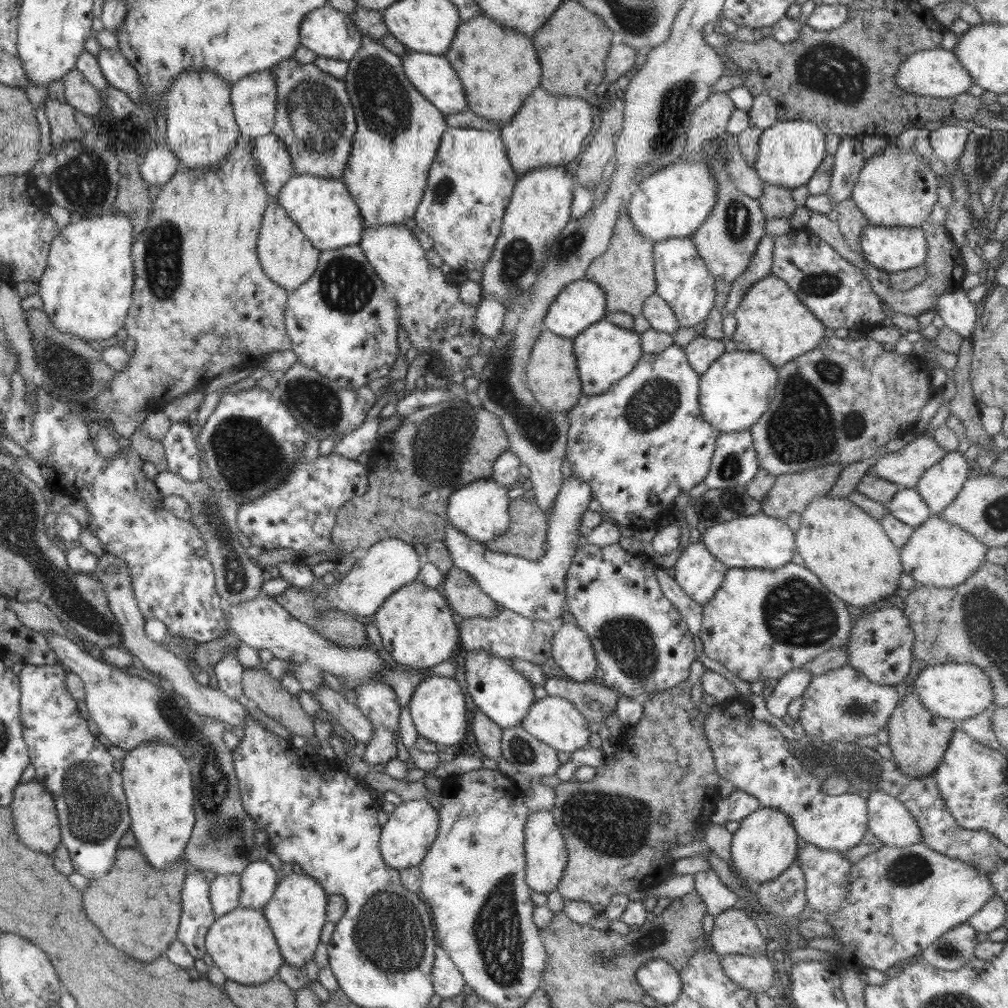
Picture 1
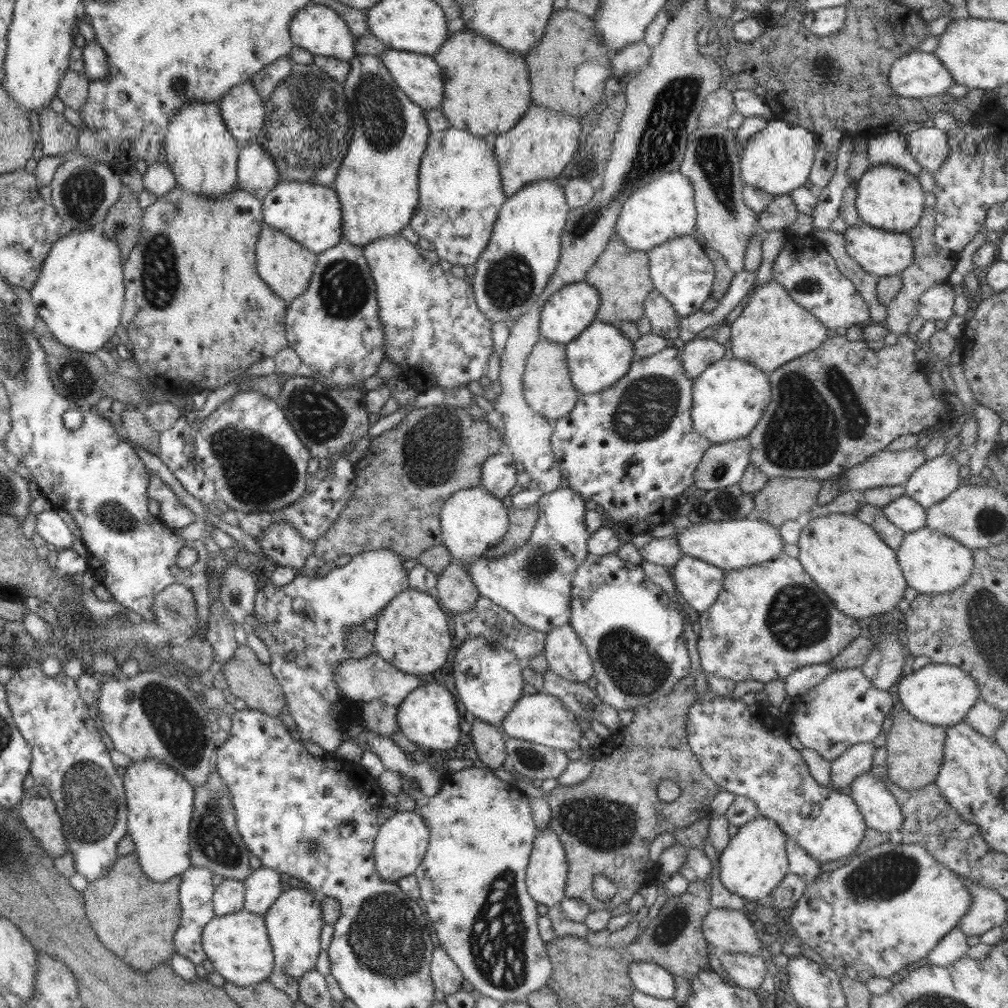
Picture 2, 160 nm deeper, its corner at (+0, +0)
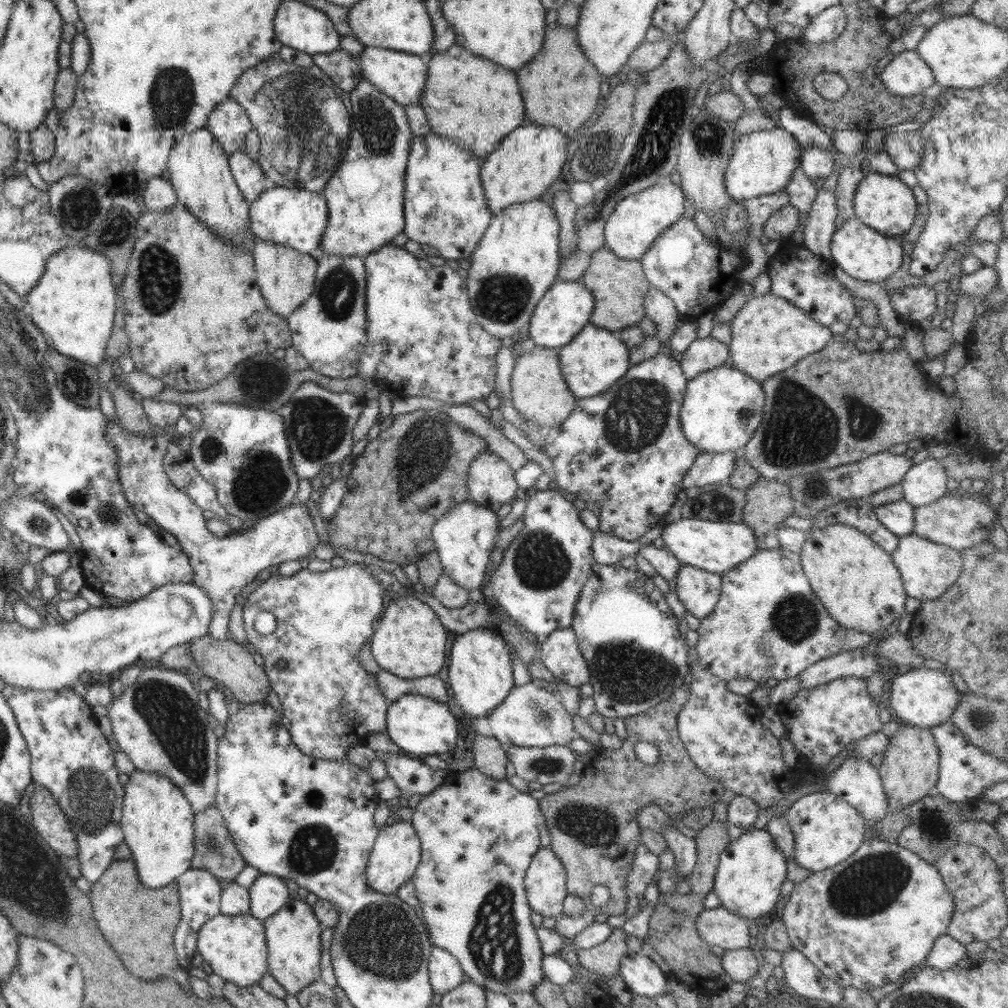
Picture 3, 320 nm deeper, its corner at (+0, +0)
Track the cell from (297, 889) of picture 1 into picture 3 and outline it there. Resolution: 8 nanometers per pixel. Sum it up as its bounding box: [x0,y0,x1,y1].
[263,899,322,996]

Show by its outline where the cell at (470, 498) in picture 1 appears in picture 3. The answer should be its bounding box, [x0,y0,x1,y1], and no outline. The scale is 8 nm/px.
[432,500,501,591]

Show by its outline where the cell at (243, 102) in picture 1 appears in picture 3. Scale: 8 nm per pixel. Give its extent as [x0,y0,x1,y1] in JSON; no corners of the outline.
[205,96,252,155]

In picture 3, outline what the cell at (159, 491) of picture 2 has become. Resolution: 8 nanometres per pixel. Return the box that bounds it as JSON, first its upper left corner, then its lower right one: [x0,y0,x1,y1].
[105,418,320,640]

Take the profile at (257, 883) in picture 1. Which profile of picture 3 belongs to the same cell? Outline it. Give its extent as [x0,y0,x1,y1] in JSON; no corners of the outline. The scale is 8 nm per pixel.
[249,874,289,921]

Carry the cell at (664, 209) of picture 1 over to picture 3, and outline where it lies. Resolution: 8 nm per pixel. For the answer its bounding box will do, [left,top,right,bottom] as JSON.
[605,181,689,260]

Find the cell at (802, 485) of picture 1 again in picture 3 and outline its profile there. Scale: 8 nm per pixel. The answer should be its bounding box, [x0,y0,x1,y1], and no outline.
[741,475,797,540]

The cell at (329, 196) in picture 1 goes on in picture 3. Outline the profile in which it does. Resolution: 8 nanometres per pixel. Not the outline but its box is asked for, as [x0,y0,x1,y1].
[249,185,328,259]

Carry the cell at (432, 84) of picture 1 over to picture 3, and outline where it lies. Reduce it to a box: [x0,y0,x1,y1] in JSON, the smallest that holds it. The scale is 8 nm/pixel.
[357,47,428,106]

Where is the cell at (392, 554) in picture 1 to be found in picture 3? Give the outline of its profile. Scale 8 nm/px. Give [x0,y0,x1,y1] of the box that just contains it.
[243,563,389,761]

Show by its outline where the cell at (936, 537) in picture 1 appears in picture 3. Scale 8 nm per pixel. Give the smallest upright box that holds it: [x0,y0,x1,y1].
[891,534,962,601]

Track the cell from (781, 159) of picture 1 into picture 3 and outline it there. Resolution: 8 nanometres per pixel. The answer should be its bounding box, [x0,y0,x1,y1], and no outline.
[725,127,804,202]

